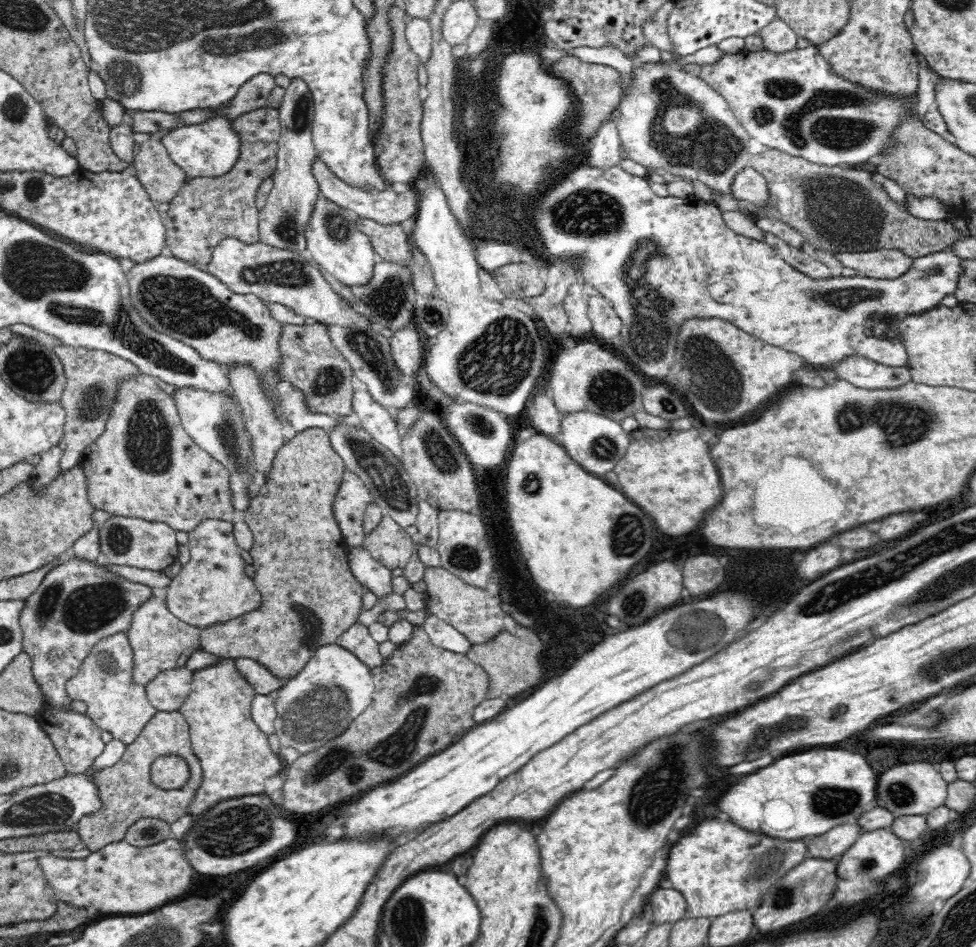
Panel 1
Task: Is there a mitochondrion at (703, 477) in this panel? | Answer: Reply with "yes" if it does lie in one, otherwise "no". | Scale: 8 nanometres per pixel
no

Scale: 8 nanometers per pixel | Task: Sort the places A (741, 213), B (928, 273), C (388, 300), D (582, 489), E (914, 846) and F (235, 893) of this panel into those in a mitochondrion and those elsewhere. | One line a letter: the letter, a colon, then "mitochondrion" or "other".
A: other
B: mitochondrion
C: mitochondrion
D: other
E: other
F: other

